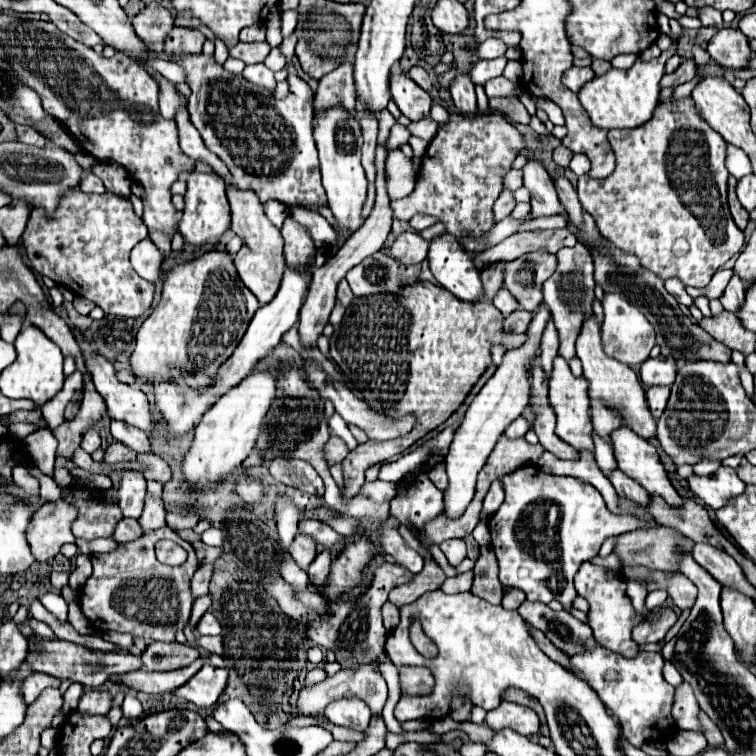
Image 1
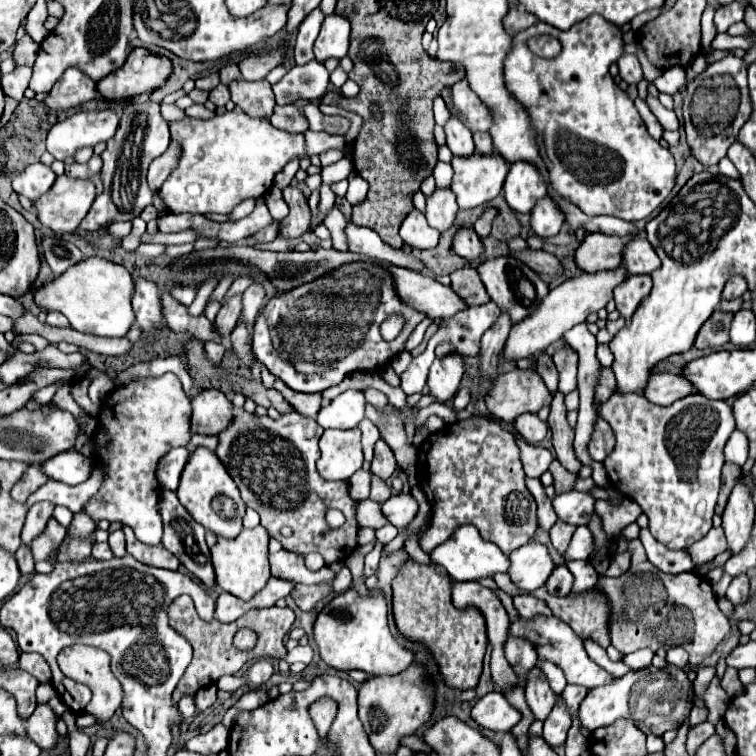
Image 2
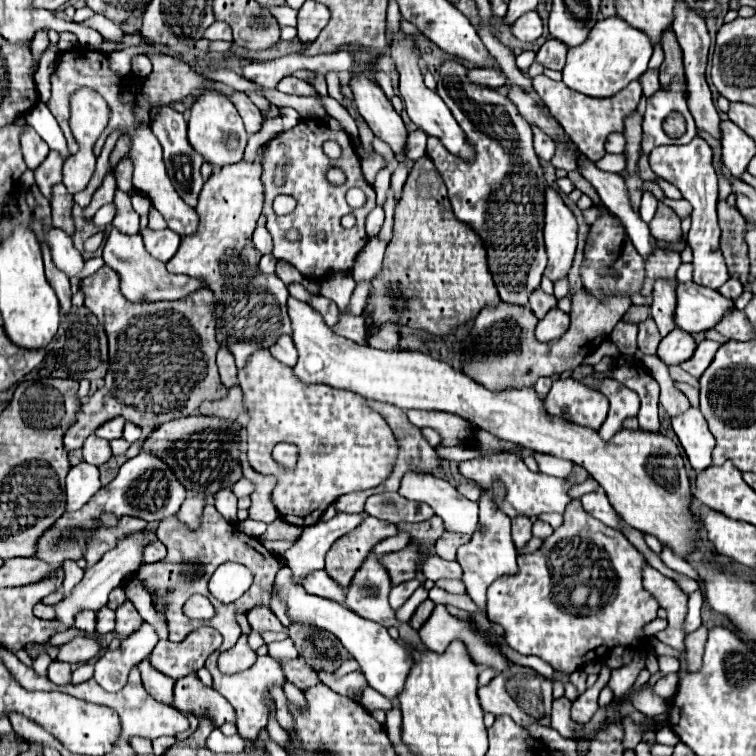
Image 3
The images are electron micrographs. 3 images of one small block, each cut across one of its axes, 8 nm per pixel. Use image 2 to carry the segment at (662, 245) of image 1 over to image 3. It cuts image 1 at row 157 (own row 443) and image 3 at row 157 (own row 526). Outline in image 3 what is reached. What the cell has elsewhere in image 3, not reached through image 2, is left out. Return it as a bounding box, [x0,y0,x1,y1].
[650,138,730,290]

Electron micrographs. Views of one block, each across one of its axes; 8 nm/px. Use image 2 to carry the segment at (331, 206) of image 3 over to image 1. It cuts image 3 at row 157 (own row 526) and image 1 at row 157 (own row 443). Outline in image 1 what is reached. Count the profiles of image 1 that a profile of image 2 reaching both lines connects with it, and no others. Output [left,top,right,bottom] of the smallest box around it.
[174,54,326,210]

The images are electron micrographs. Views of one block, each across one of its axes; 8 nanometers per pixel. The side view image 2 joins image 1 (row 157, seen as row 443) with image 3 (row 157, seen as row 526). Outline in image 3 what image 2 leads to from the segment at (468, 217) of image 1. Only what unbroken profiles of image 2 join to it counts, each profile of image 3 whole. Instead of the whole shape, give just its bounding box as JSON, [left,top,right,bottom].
[426,58,546,306]

